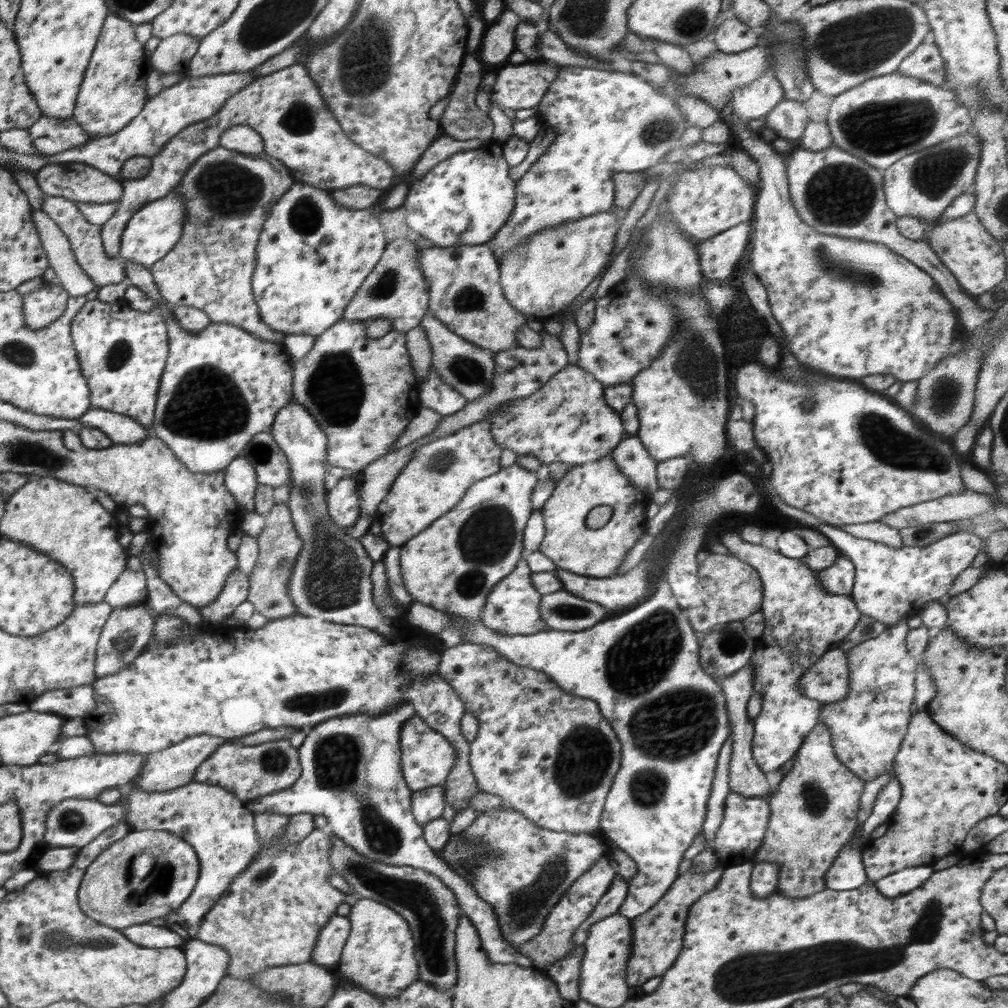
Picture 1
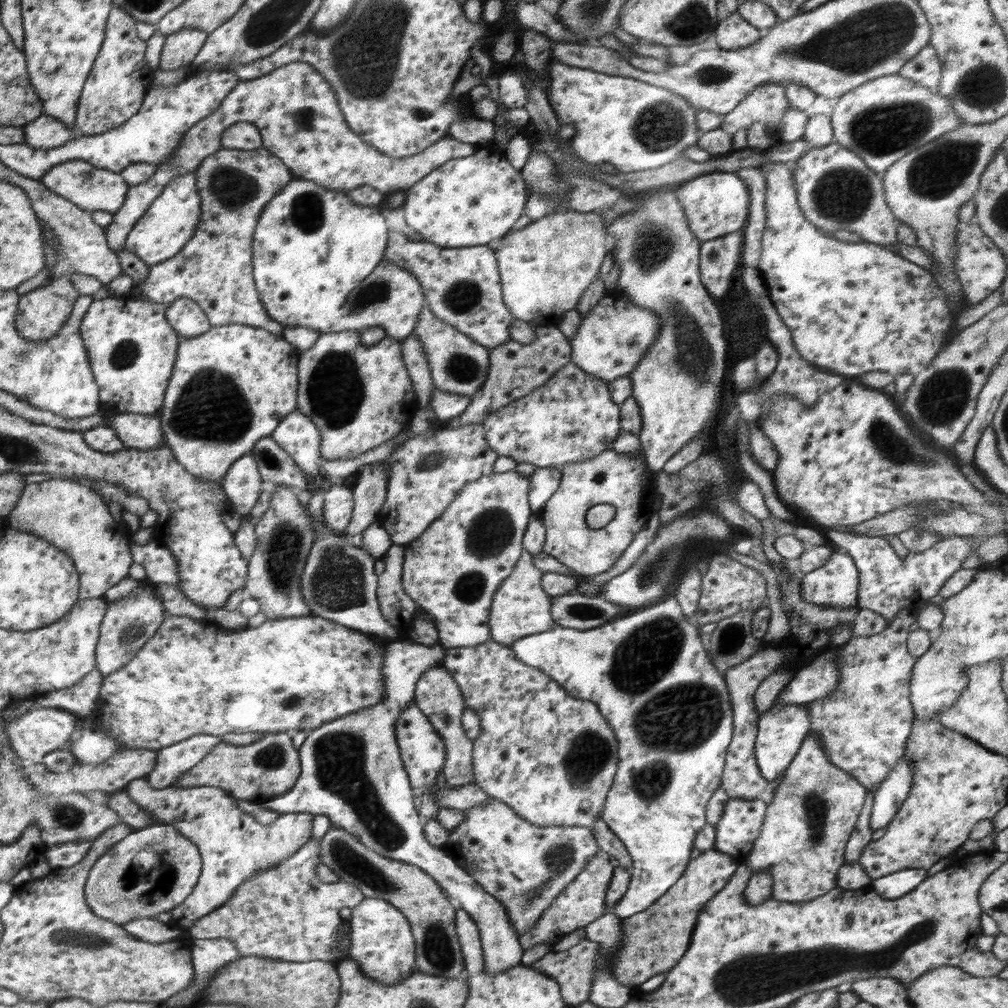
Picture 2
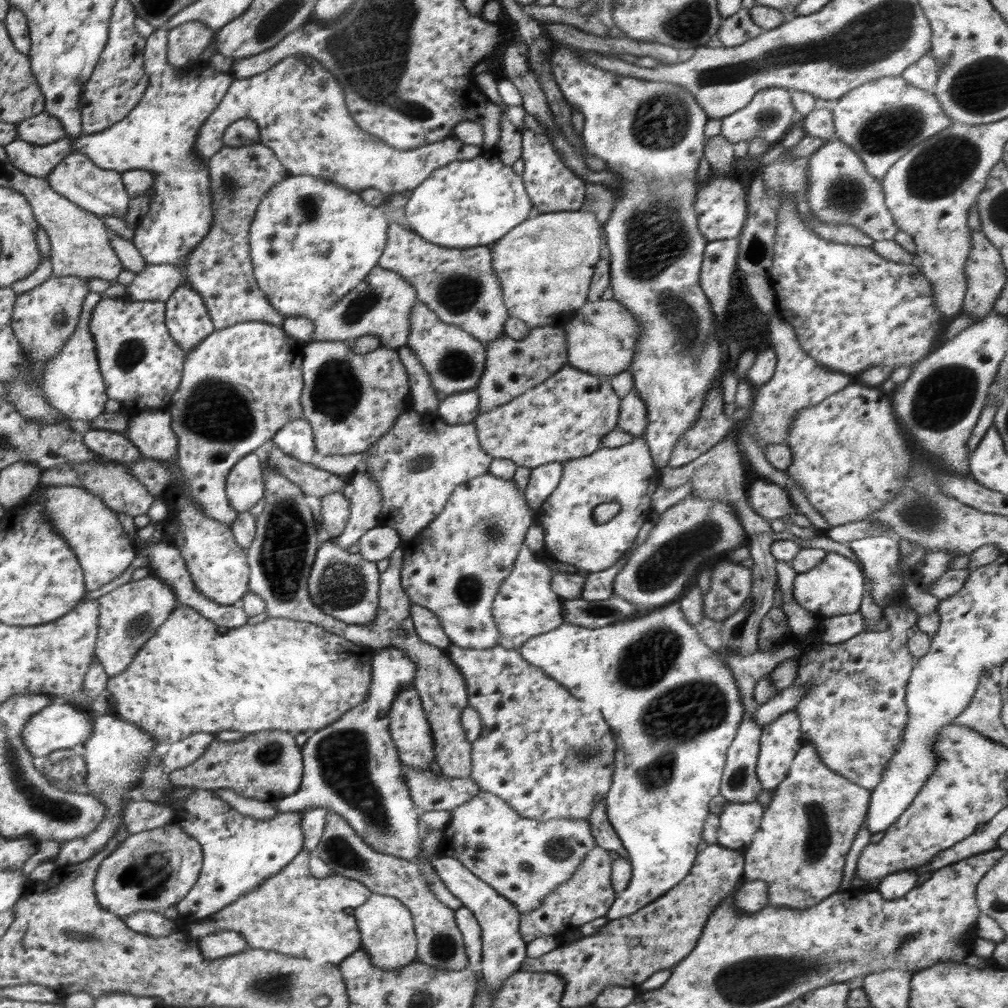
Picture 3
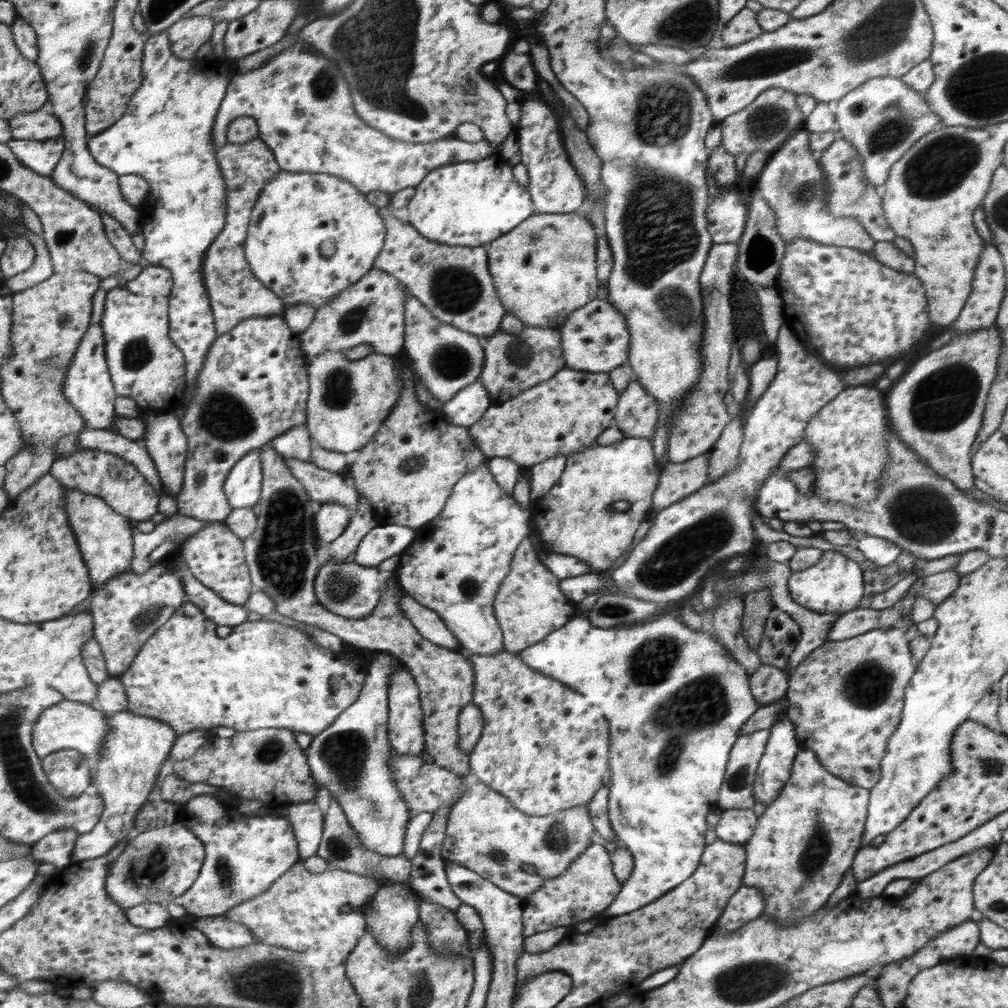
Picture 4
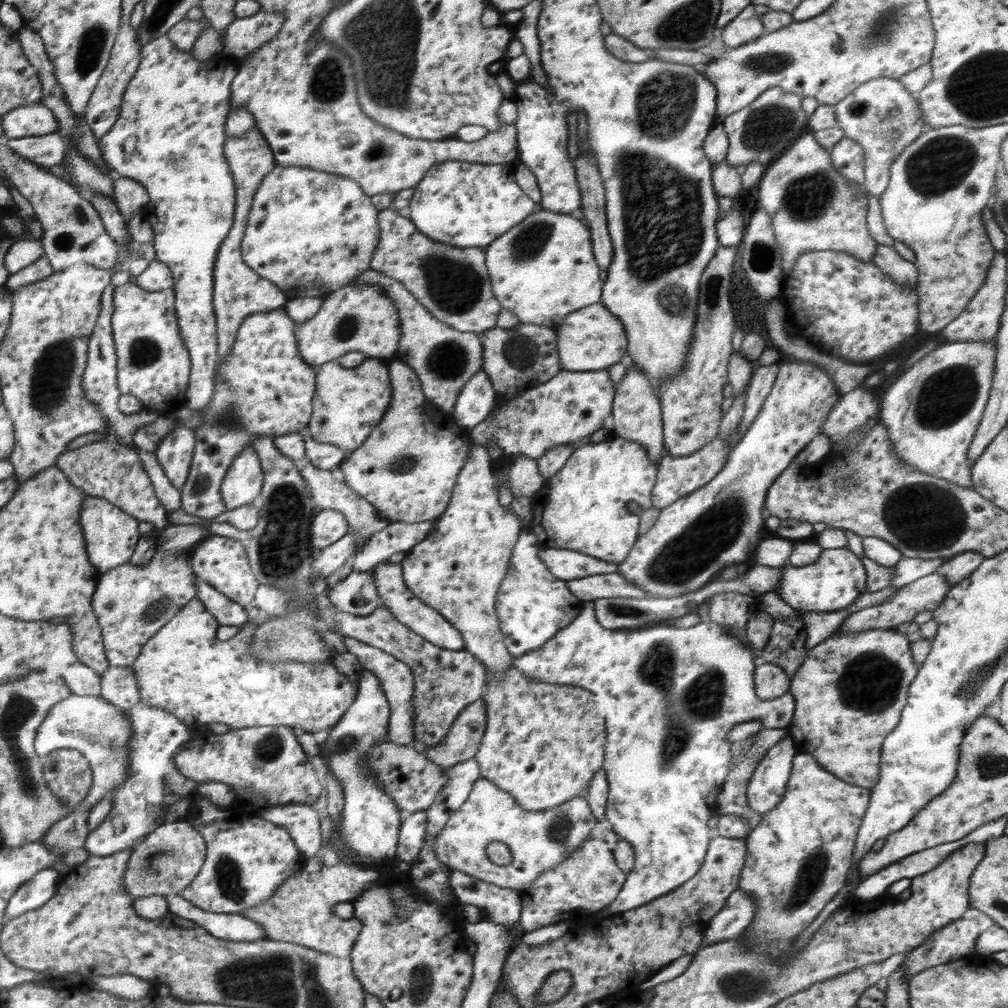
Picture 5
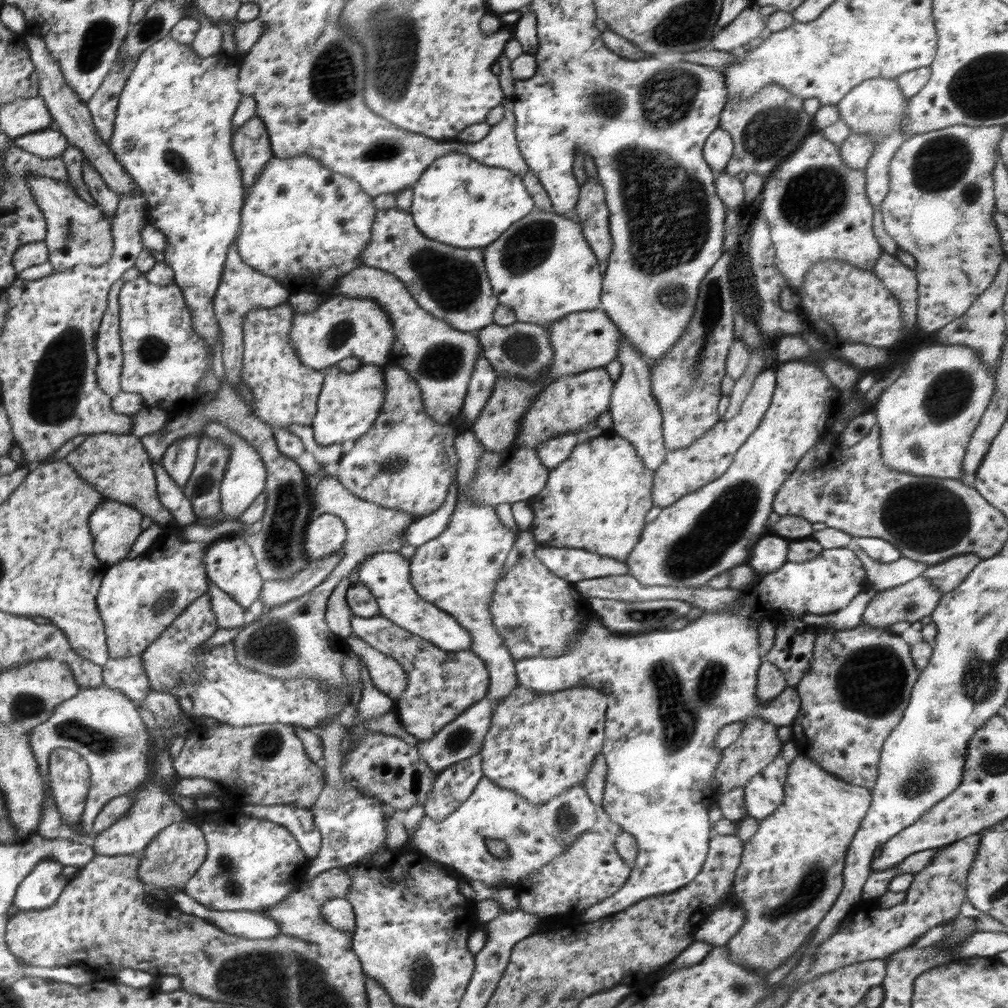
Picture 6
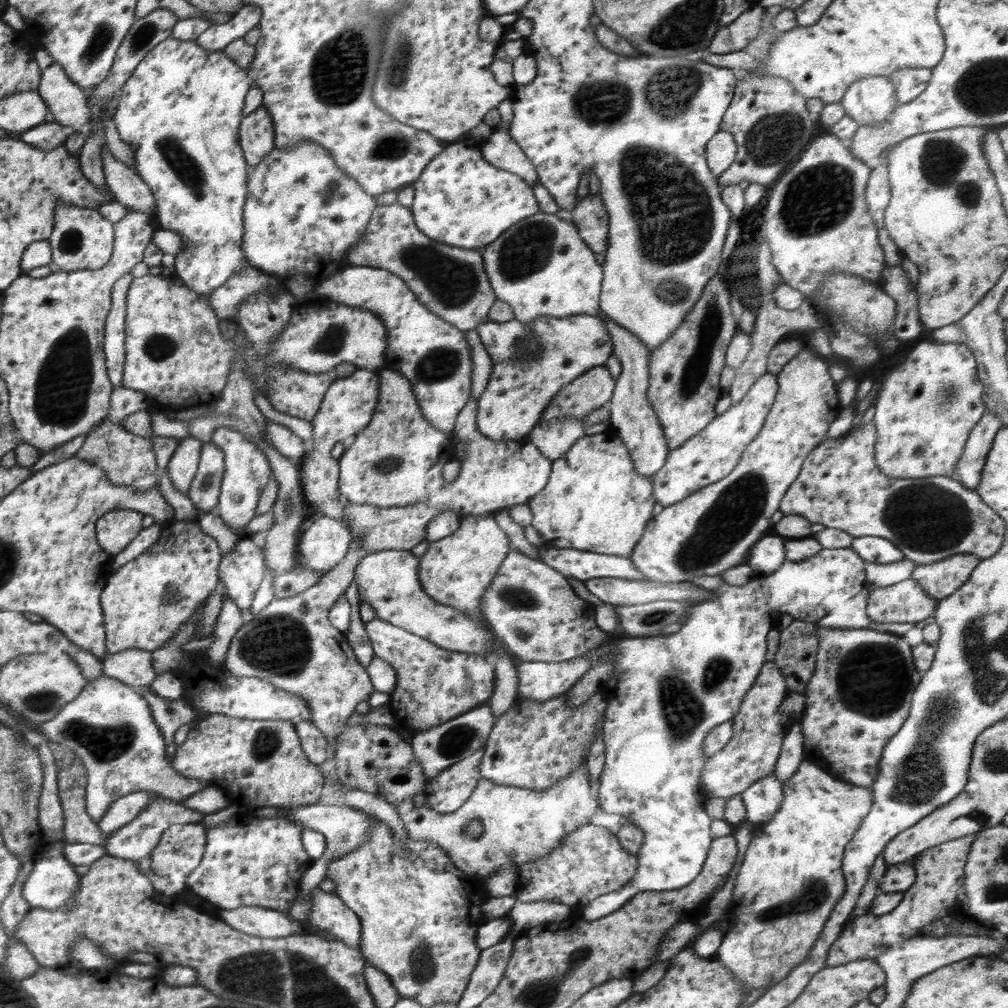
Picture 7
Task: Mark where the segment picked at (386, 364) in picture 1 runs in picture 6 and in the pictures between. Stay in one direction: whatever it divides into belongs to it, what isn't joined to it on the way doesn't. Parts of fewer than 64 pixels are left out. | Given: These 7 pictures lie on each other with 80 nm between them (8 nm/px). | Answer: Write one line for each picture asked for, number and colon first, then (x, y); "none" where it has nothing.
2: (358, 396)
3: (351, 400)
4: (348, 400)
5: (348, 403)
6: (348, 403)

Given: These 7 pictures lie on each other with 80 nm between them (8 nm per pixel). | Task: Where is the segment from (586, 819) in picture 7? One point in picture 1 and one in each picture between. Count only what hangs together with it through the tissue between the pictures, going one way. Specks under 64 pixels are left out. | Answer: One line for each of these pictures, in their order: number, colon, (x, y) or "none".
1: (522, 870)
2: (524, 866)
3: (524, 860)
4: (534, 848)
5: (539, 840)
6: (535, 834)

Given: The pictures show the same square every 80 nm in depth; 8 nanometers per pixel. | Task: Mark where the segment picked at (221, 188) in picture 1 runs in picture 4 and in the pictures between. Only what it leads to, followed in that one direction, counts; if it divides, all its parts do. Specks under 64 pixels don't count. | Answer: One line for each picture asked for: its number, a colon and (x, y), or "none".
2: (214, 269)
3: (221, 272)
4: (235, 294)

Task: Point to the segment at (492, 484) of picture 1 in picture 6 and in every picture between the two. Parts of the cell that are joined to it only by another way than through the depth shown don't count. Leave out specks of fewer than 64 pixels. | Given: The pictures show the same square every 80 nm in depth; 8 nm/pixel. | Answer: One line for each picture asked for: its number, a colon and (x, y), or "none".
2: (452, 570)
3: (455, 569)
4: (455, 567)
5: (457, 570)
6: (458, 571)

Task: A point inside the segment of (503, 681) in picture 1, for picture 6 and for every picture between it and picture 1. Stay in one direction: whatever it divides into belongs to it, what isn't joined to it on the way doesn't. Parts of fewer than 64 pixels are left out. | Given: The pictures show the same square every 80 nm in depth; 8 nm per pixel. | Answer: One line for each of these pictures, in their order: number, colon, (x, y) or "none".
2: (552, 758)
3: (548, 754)
4: (545, 747)
5: (543, 743)
6: (538, 745)

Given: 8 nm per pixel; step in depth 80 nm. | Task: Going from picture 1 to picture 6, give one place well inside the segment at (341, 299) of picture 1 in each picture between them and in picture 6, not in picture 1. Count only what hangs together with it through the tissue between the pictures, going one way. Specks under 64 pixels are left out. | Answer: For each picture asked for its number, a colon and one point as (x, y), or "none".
2: (314, 246)
3: (313, 241)
4: (314, 235)
5: (311, 232)
6: (305, 225)

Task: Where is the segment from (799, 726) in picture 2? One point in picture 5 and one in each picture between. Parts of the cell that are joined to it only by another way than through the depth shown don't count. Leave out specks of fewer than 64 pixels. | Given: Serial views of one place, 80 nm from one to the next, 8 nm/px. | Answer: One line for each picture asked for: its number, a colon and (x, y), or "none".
3: (780, 740)
4: (774, 767)
5: (671, 694)

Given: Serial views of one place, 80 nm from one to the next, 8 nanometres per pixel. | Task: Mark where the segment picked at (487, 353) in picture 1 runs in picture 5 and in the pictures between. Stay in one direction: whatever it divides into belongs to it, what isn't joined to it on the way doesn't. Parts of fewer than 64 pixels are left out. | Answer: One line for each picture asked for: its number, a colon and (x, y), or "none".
2: (458, 364)
3: (454, 360)
4: (446, 359)
5: (444, 359)

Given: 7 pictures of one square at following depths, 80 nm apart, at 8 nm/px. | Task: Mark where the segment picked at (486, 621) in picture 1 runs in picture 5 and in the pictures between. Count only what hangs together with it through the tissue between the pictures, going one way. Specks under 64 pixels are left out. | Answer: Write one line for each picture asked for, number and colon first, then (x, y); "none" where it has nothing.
2: (520, 607)
3: (525, 606)
4: (529, 605)
5: (532, 605)

